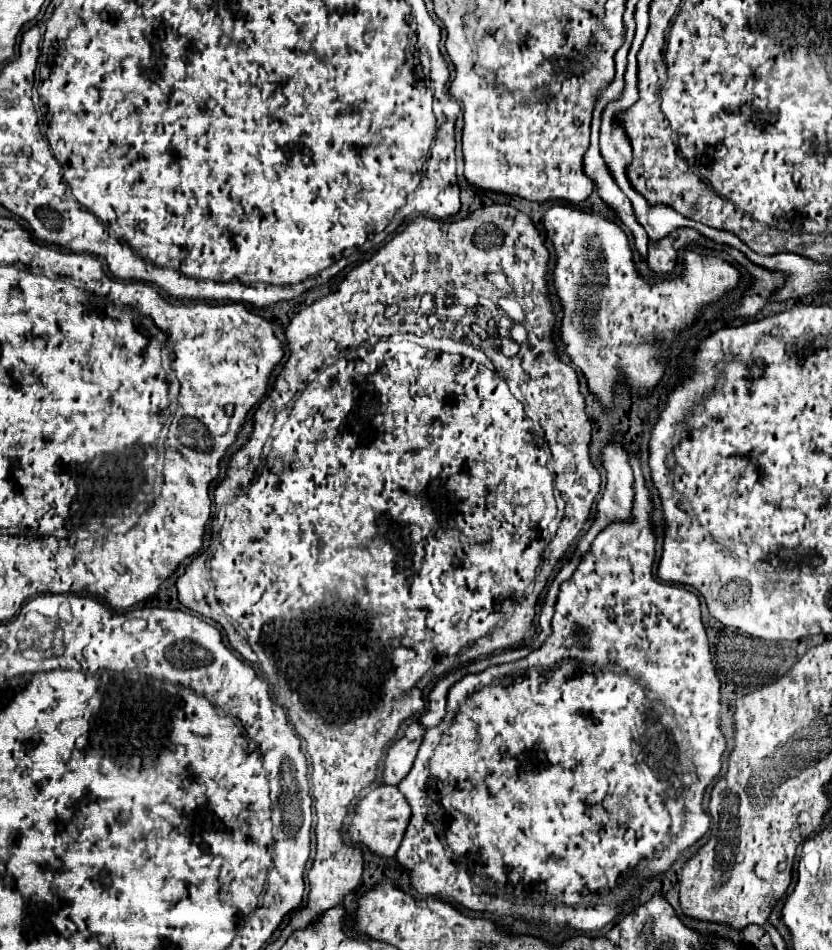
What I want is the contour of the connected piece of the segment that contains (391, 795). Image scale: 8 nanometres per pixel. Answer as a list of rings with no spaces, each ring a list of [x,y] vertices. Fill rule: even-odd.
[[[379,786],[357,802],[355,818],[349,826],[349,840],[355,846],[367,848],[369,852],[373,852],[379,858],[391,858],[391,856],[395,856],[395,852],[401,844],[409,818],[411,818],[411,808],[409,808],[409,802],[399,792],[399,788],[397,786]]]

